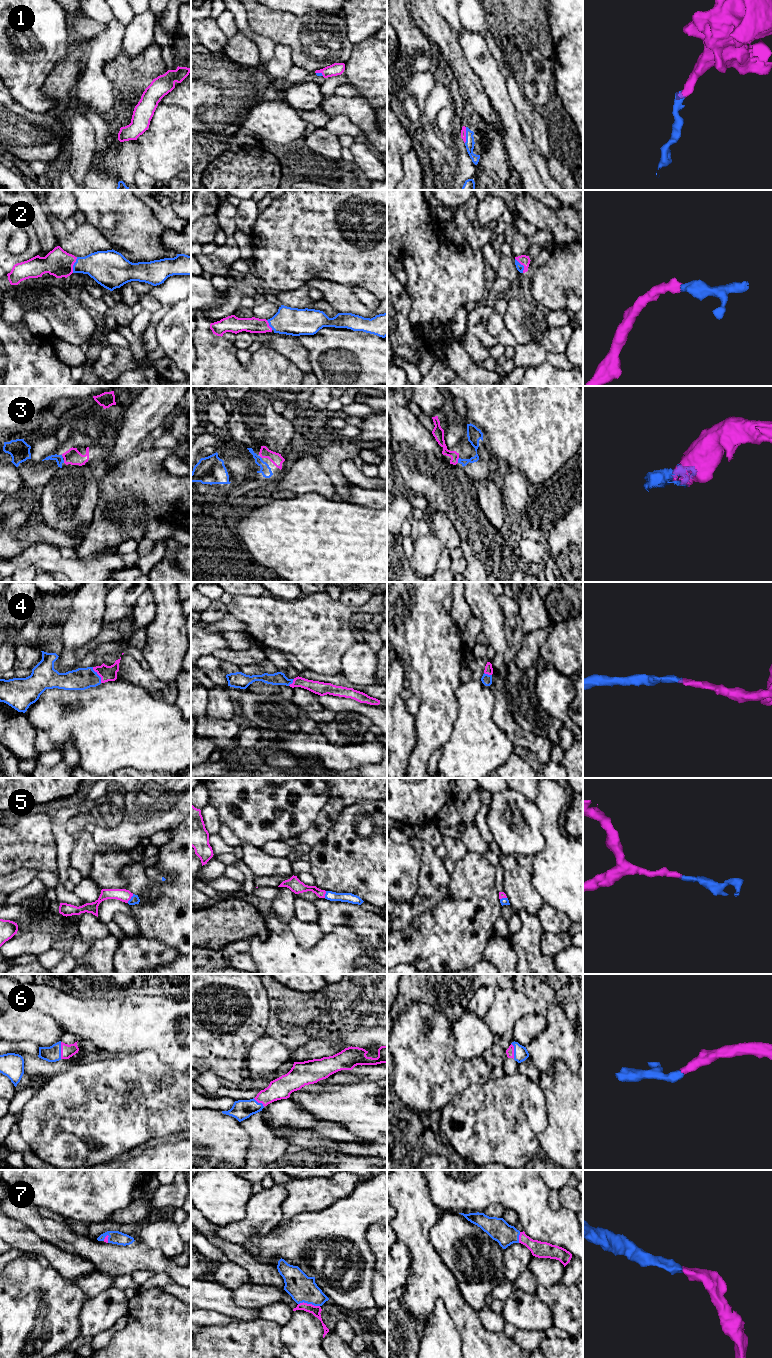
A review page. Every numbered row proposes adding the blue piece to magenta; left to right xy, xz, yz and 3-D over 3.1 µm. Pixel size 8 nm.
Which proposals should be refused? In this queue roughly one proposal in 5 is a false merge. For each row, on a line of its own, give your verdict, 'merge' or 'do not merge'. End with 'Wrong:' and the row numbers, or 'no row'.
1: merge
2: merge
3: merge
4: merge
5: merge
6: merge
7: merge
Wrong: no row

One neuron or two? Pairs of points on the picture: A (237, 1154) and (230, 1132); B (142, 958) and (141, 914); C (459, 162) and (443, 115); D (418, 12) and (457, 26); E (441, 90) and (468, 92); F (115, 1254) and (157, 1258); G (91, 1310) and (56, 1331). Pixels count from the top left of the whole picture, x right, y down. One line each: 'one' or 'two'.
A: one
B: two
C: one
D: two
E: two
F: one
G: two

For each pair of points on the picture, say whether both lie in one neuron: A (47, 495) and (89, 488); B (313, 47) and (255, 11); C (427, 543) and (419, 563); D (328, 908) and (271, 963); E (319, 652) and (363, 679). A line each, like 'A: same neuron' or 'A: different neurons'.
A: same neuron
B: same neuron
C: same neuron
D: different neurons
E: different neurons

